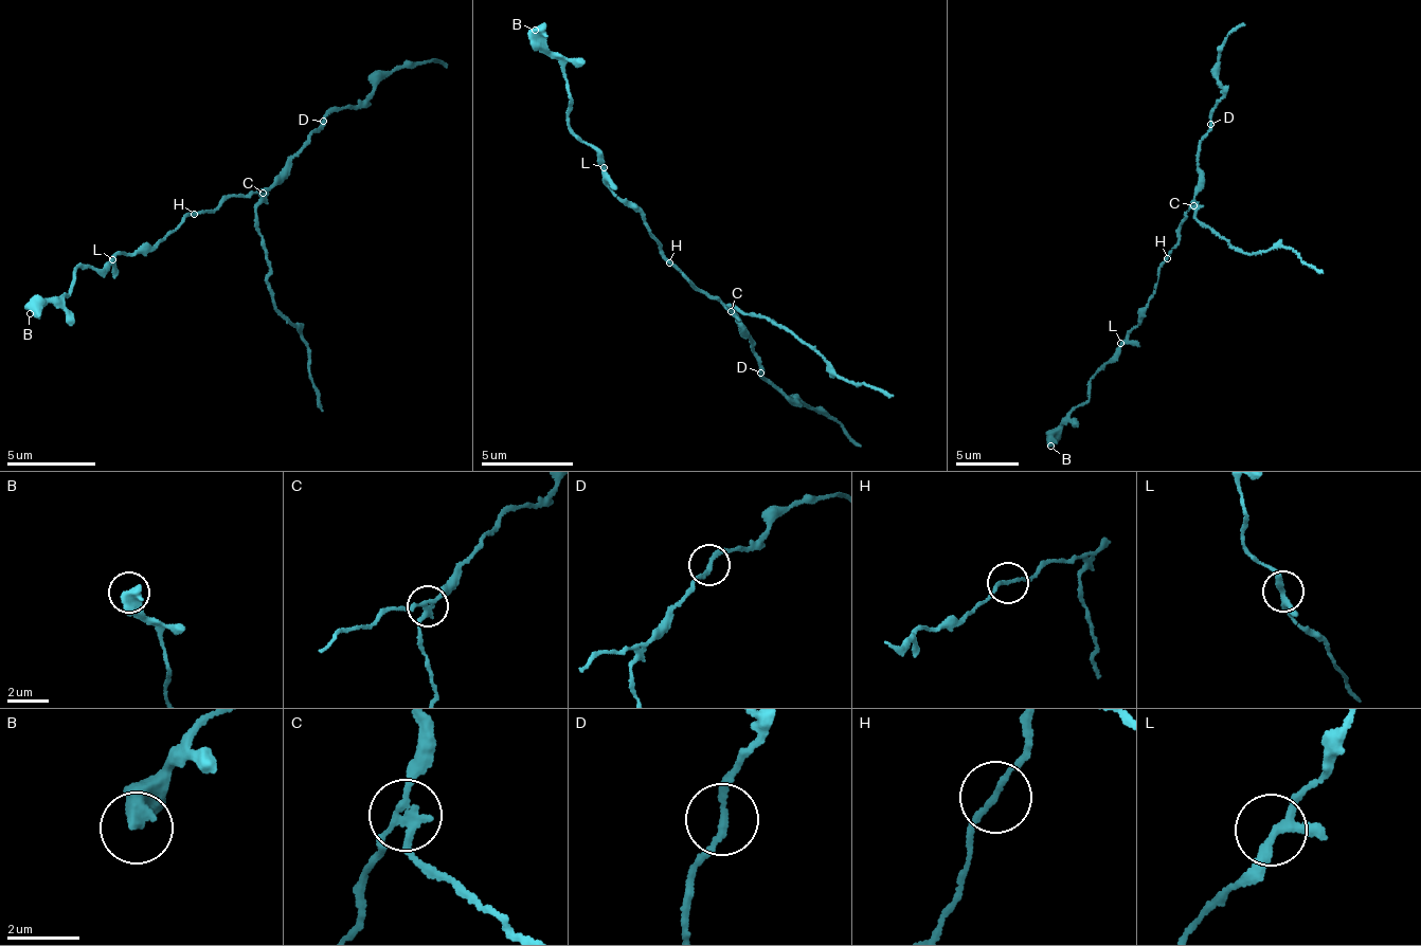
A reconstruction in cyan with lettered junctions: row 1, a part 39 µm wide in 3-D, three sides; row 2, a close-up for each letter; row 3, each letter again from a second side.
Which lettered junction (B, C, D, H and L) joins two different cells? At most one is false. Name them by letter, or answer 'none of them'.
C

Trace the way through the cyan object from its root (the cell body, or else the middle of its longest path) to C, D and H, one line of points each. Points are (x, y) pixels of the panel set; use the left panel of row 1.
C: (212, 208), (216, 210), (232, 197), (265, 194)
D: (212, 208), (273, 183), (286, 159), (322, 122)
H: (212, 208), (194, 213)

